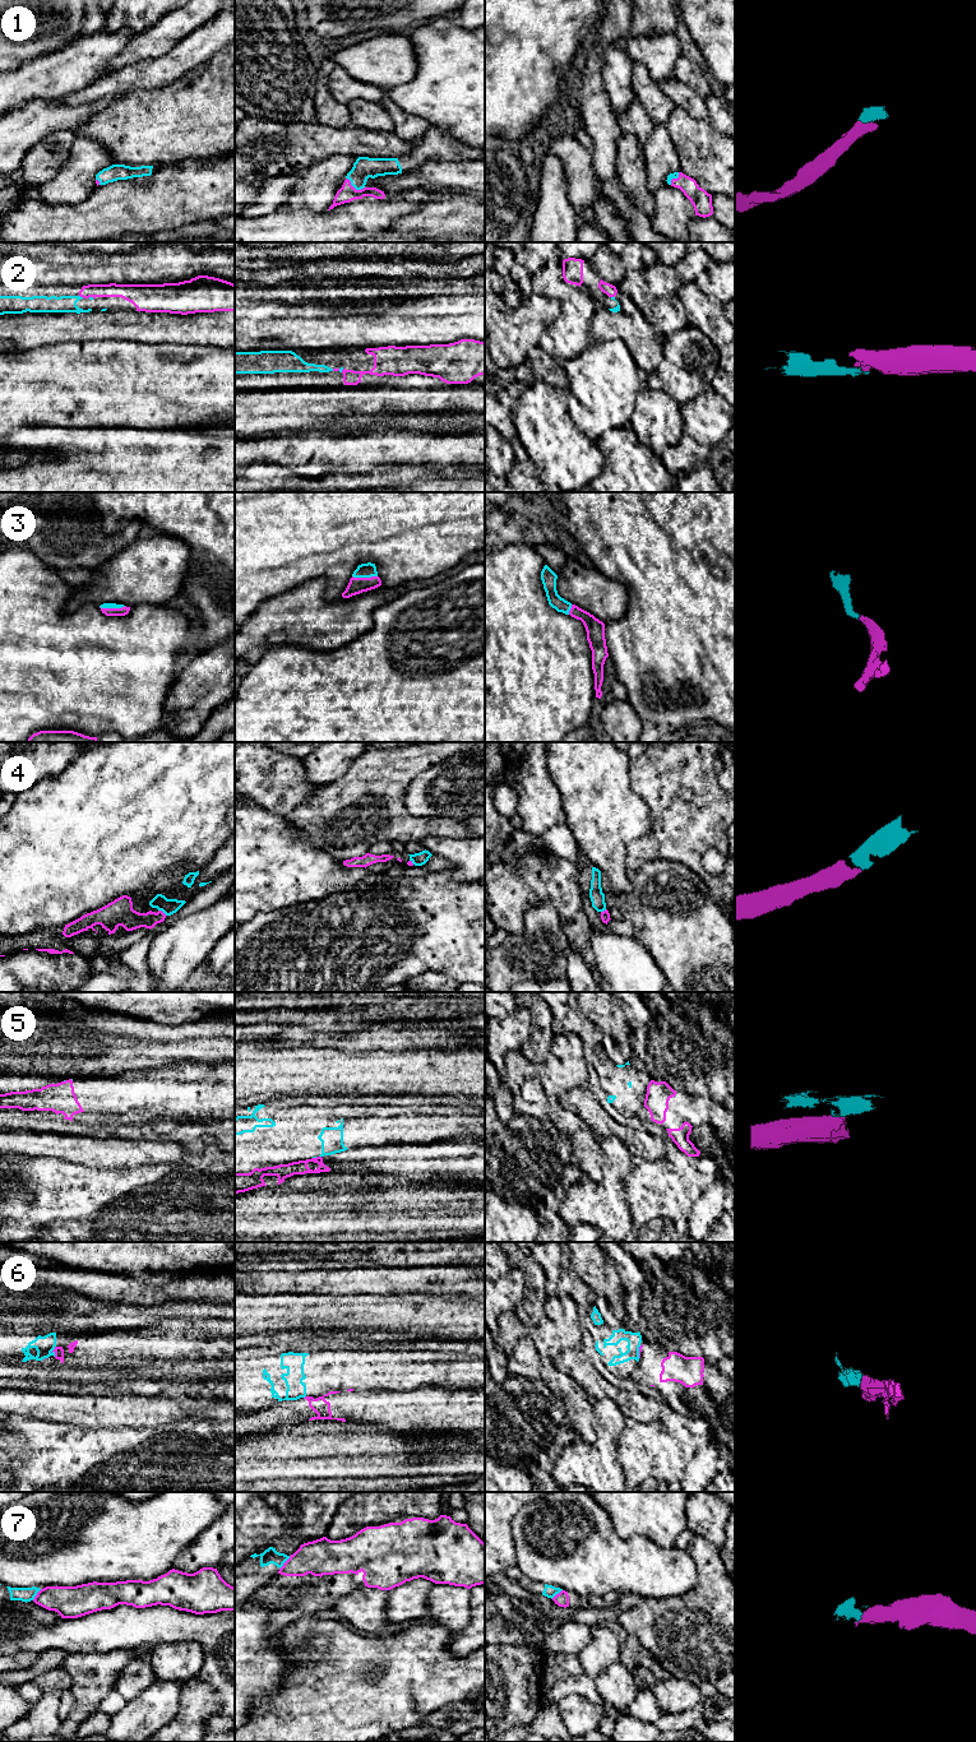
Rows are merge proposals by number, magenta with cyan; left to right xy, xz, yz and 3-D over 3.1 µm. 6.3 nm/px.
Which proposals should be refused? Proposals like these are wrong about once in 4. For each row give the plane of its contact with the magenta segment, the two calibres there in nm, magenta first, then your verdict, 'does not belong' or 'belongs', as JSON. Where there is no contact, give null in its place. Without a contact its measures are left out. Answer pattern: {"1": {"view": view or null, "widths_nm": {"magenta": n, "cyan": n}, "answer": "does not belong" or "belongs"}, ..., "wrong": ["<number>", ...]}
{"1": {"view": "xz", "widths_nm": {"magenta": 110, "cyan": 140}, "answer": "belongs"}, "2": {"view": "xy", "widths_nm": {"magenta": 90, "cyan": 110}, "answer": "belongs"}, "3": {"view": "xy", "widths_nm": {"magenta": 60, "cyan": 30}, "answer": "belongs"}, "4": {"view": "xy", "widths_nm": {"magenta": 160, "cyan": 100}, "answer": "belongs"}, "5": {"view": "xz", "widths_nm": {"magenta": 90, "cyan": 20}, "answer": "does not belong"}, "6": {"view": "xy", "widths_nm": {"magenta": 60, "cyan": 120}, "answer": "does not belong"}, "7": {"view": "xz", "widths_nm": {"magenta": 220, "cyan": 100}, "answer": "does not belong"}, "wrong": ["5", "6", "7"]}

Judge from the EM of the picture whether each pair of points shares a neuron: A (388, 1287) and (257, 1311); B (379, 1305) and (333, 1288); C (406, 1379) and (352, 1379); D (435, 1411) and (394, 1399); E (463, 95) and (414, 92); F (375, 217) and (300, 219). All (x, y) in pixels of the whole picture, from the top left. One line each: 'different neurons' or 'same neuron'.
A: different neurons
B: different neurons
C: same neuron
D: same neuron
E: same neuron
F: same neuron

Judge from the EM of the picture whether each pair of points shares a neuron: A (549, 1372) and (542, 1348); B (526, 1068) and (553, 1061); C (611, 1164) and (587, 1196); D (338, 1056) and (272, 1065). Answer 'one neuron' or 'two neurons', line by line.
A: one neuron
B: one neuron
C: one neuron
D: one neuron

